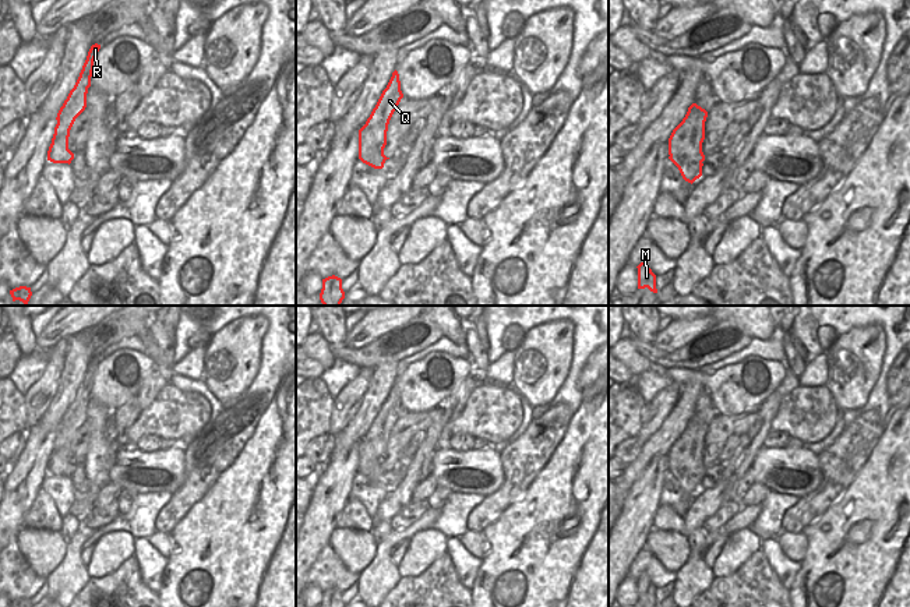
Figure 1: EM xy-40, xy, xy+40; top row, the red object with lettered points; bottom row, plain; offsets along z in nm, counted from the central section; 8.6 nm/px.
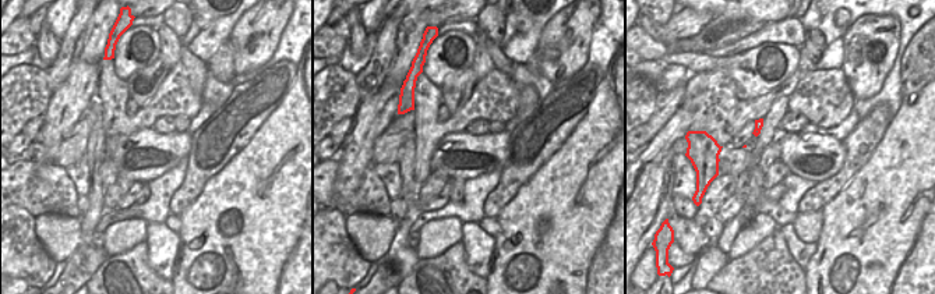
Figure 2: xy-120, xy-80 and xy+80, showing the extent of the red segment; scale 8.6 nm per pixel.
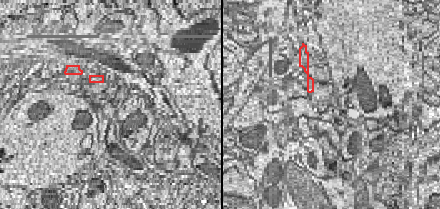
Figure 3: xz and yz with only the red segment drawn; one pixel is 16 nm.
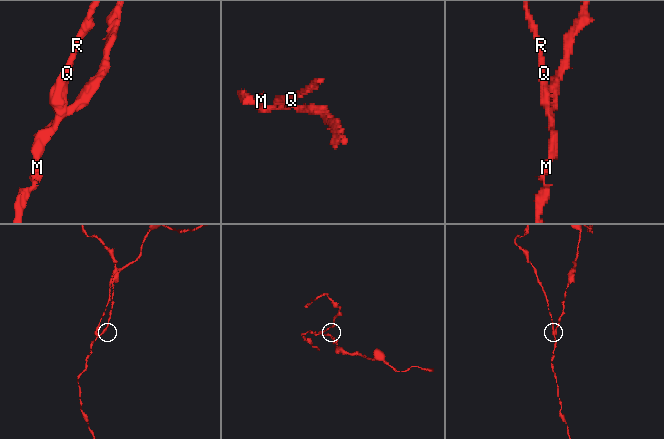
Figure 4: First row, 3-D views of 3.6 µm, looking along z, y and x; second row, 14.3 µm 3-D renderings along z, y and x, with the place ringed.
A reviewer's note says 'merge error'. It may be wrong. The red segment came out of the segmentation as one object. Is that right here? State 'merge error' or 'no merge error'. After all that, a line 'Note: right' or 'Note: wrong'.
merge error
Note: right

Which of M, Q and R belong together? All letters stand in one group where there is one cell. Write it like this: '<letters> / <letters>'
M / Q R

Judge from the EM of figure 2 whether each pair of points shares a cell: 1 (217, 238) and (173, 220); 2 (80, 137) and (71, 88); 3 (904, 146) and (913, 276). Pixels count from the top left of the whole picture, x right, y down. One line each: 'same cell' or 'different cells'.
1: different cells
2: different cells
3: same cell

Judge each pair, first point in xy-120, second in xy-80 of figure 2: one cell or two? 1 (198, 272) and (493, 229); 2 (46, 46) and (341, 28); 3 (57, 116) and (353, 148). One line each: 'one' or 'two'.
1: two
2: two
3: one

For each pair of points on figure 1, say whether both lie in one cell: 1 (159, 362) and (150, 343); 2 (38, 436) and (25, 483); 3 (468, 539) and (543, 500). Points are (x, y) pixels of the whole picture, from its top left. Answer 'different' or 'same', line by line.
1: same
2: same
3: different

